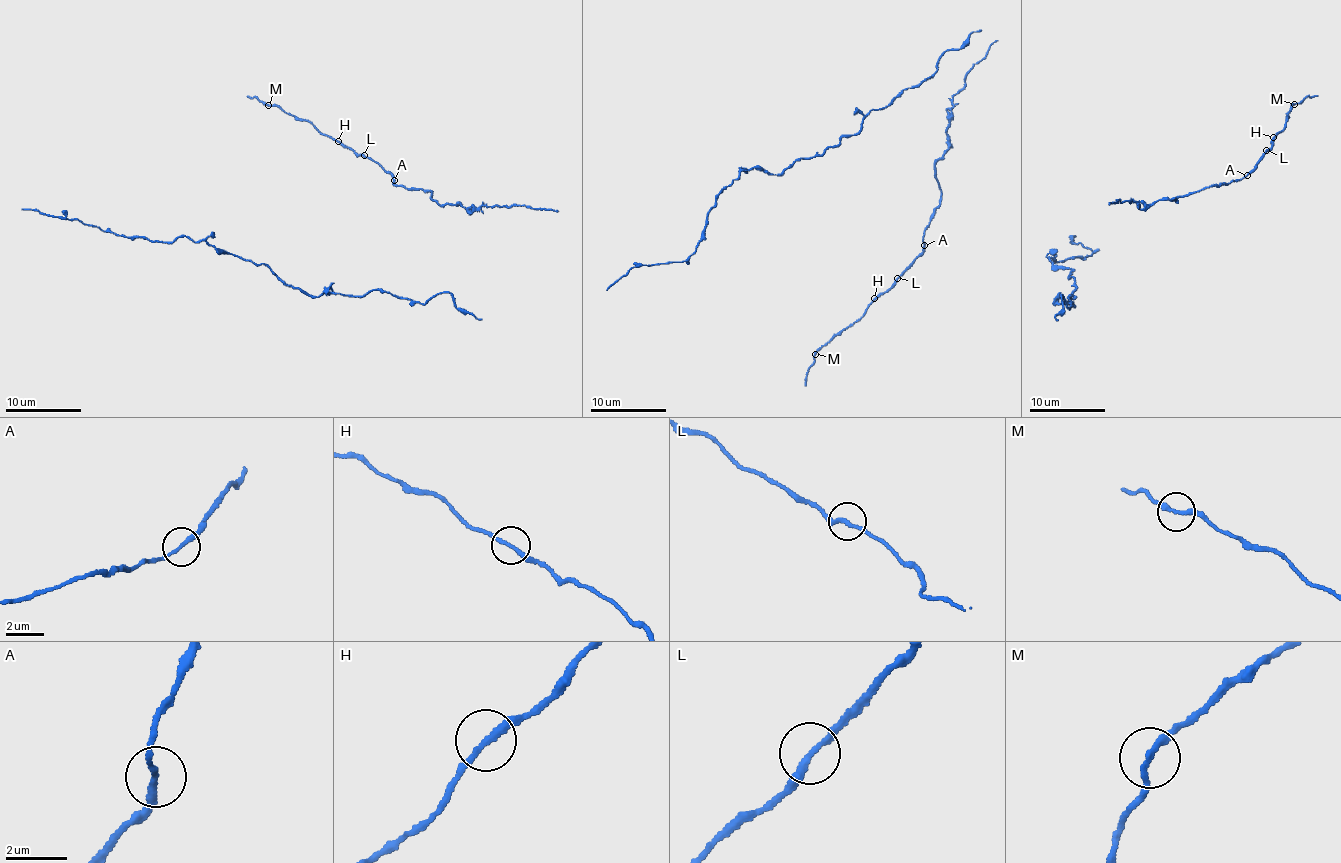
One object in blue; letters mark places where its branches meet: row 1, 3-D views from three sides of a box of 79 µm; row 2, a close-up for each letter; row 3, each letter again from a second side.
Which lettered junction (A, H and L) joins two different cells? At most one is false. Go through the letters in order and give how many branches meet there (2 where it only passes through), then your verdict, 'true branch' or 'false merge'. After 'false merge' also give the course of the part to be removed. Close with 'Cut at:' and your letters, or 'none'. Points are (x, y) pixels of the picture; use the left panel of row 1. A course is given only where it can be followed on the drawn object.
A: 2 | true branch
H: 2 | true branch
L: 2 | true branch
Cut at: none

